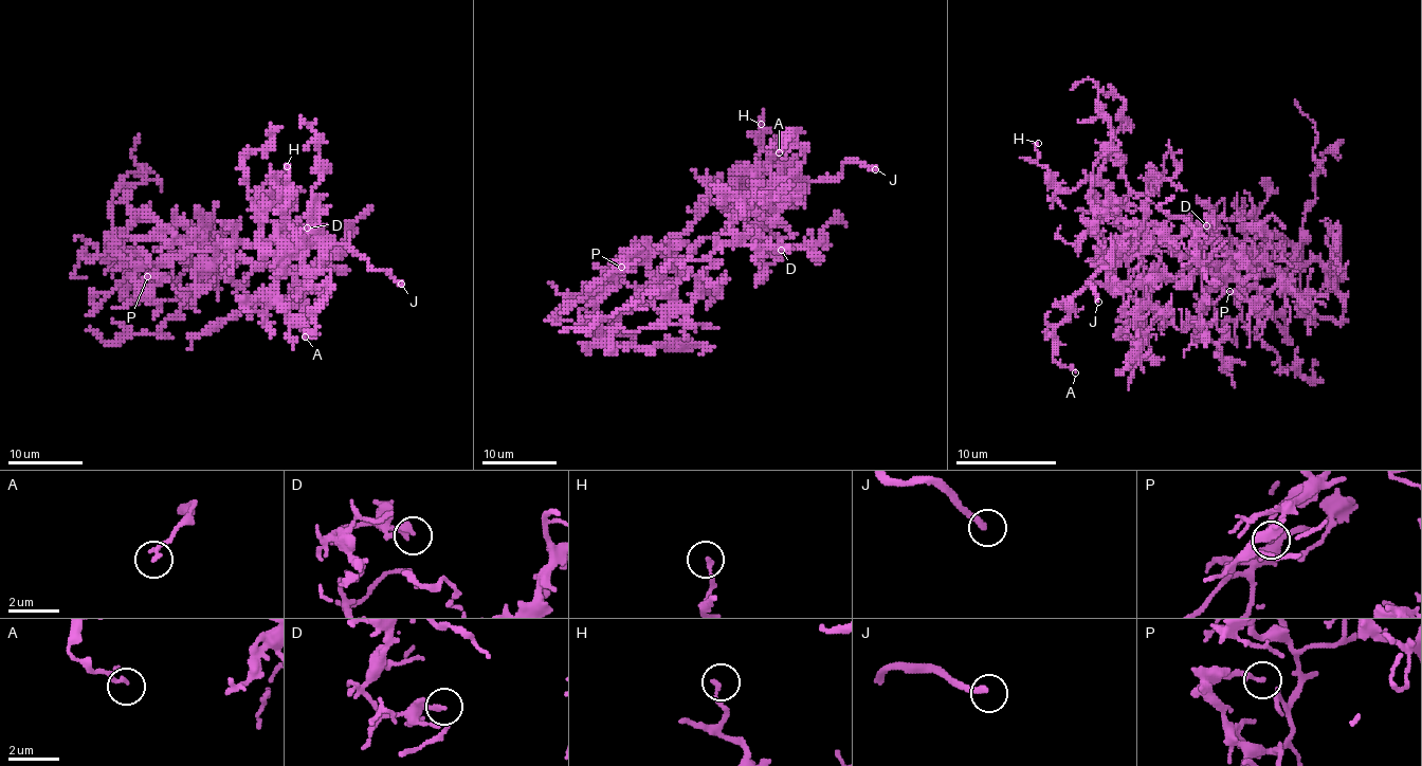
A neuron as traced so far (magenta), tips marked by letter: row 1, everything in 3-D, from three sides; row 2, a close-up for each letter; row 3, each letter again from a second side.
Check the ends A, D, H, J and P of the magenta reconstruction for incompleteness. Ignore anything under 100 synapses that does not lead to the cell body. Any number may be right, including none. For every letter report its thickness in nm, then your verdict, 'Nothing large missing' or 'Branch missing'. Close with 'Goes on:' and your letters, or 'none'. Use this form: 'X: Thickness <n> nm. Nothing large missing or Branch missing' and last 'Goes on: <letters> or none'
A: Thickness 100 nm. Nothing large missing
D: Thickness 190 nm. Nothing large missing
H: Thickness 160 nm. Nothing large missing
J: Thickness 240 nm. Branch missing
P: Thickness 150 nm. Nothing large missing
Goes on: J

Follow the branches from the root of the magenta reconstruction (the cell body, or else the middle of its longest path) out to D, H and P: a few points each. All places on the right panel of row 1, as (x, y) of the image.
D: (1217, 276), (1189, 267), (1141, 287), (1124, 287), (1113, 276), (1136, 243), (1166, 243), (1206, 225)
H: (1217, 276), (1232, 256), (1217, 234), (1189, 256), (1133, 249), (1108, 190), (1065, 190), (1038, 143)
P: (1217, 276), (1232, 256), (1217, 234), (1204, 256), (1244, 287), (1242, 311), (1222, 320), (1209, 294), (1229, 291)

